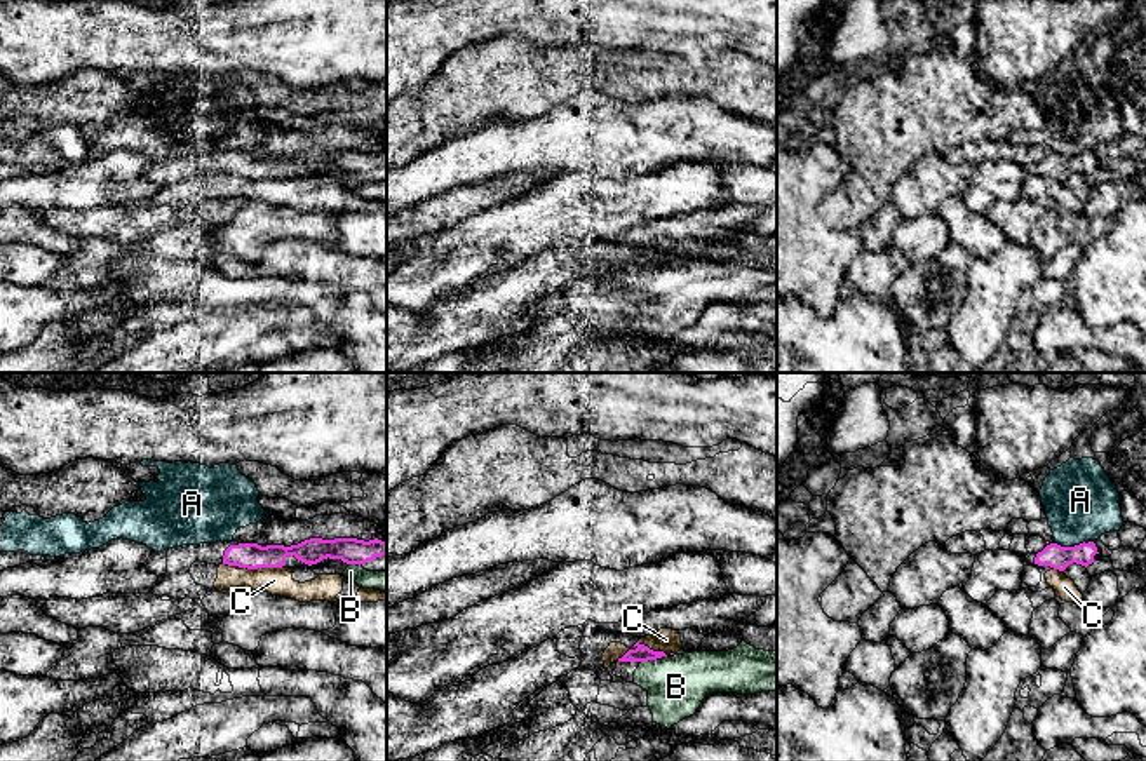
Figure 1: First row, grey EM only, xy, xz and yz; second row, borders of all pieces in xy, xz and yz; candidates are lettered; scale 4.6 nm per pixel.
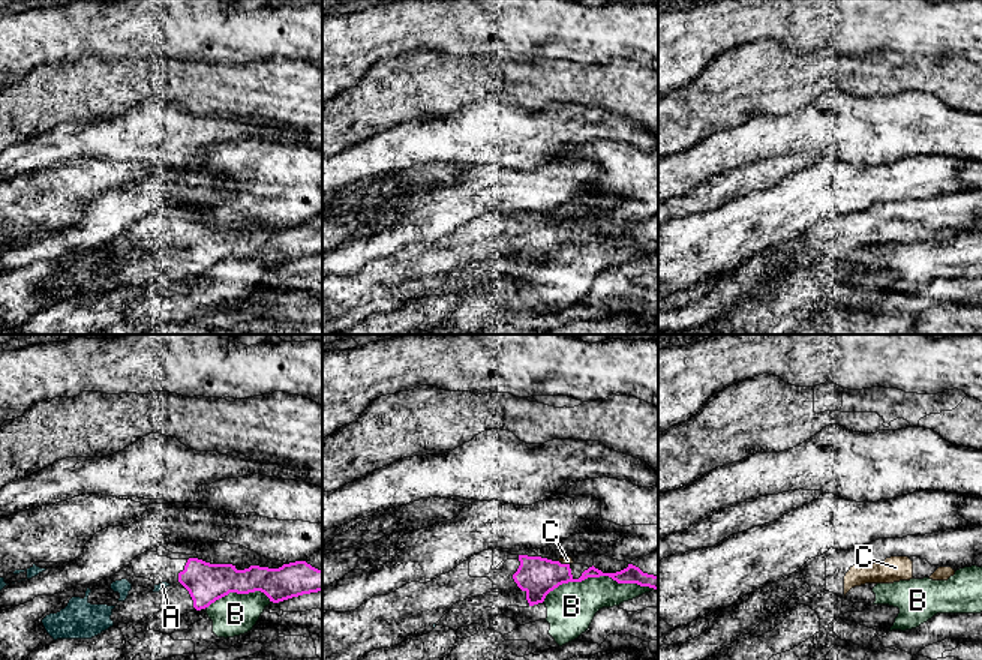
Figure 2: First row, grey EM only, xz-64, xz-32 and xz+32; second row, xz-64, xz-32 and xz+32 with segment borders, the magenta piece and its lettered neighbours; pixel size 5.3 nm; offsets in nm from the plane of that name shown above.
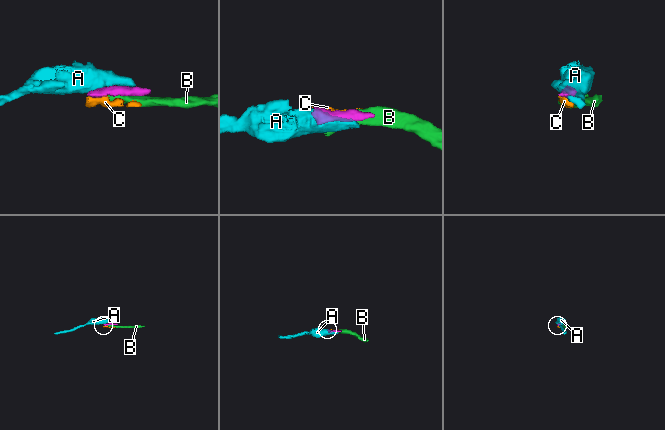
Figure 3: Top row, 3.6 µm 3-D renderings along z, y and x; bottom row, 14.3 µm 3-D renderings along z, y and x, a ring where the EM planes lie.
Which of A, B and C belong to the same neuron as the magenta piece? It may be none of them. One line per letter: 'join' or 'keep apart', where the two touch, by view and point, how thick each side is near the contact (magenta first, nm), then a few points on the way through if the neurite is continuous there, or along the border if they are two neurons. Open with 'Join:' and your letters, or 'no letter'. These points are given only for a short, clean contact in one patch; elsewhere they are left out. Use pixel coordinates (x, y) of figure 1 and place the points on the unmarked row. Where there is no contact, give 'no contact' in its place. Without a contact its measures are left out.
Join: no letter
A: keep apart | yz (1070, 157) | 110/340 nm | along yz (1084, 150), (1073, 155), (1056, 154)
B: keep apart | xz (652, 269) | 80/280 nm
C: keep apart | xz (643, 255) | 80/110 nm | along xz (671, 263), (666, 265), (640, 255), (629, 258), (617, 270)

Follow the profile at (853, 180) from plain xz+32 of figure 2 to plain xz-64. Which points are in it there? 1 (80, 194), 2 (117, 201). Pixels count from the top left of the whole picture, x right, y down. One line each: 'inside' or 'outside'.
1: outside
2: inside

